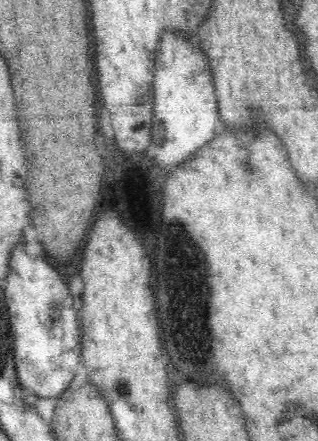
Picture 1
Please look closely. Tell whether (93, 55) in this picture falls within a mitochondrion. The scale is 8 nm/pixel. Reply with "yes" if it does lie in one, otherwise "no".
no

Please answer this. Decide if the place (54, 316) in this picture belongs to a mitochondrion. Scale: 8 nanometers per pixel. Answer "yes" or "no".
yes

